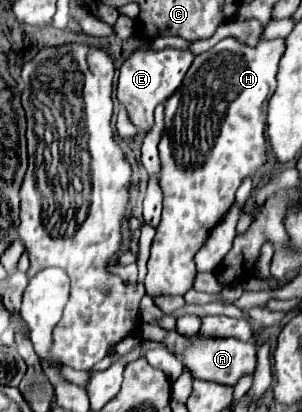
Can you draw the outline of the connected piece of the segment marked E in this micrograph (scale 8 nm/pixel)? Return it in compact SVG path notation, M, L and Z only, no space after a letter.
M162 49L162 51L138 51L132 53L120 67L118 79L118 101L126 105L128 115L134 125L147 132L154 125L154 111L160 101L166 101L182 83L194 55L182 49Z

